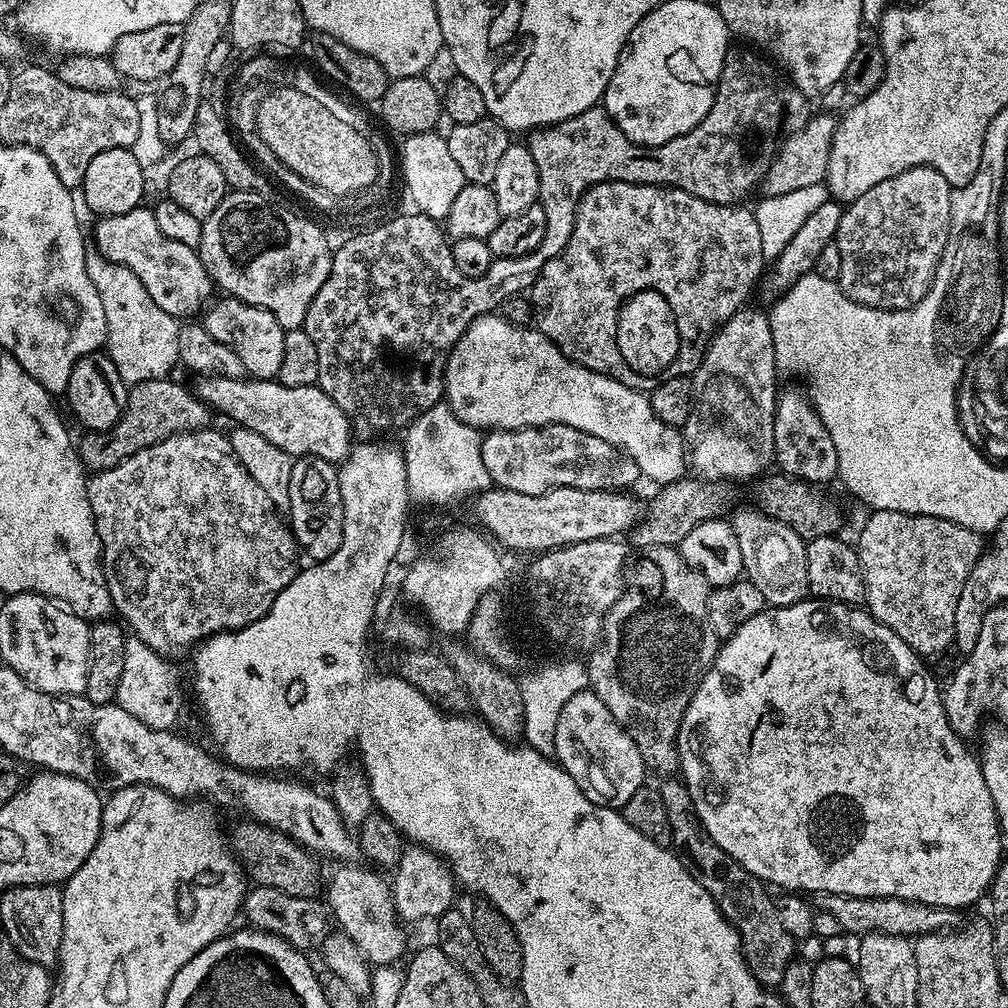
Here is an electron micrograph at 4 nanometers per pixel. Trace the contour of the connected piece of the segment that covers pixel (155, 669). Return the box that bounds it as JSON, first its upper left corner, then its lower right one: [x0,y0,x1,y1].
[115,635,180,730]

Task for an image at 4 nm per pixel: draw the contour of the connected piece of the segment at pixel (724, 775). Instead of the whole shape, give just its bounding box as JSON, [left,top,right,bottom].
[678,598,1002,910]

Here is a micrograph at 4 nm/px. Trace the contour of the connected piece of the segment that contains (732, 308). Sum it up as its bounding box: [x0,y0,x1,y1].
[530,180,766,376]

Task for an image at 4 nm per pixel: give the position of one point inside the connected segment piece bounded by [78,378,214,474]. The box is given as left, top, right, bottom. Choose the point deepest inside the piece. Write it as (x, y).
(155, 410)

